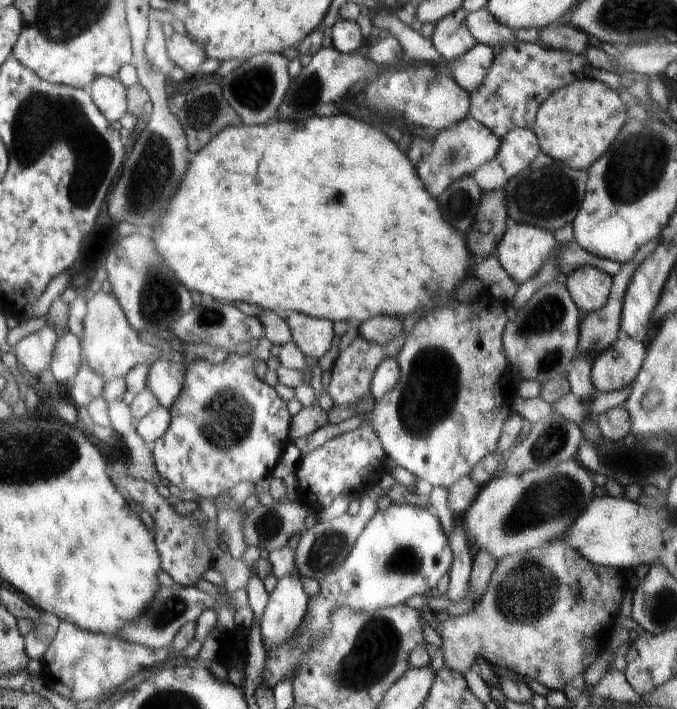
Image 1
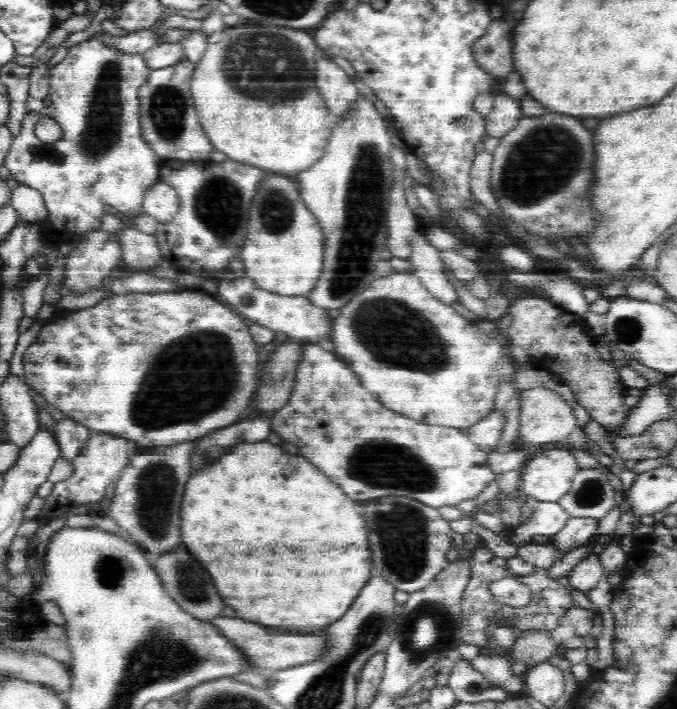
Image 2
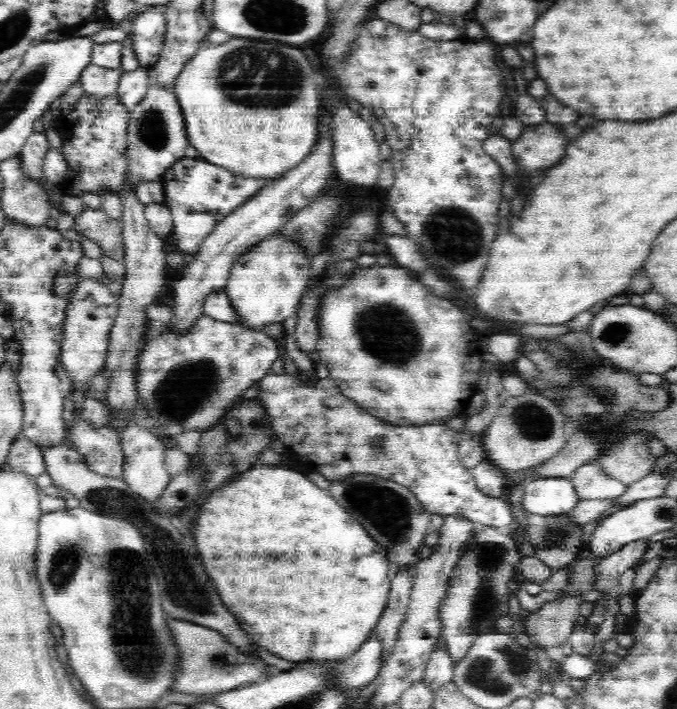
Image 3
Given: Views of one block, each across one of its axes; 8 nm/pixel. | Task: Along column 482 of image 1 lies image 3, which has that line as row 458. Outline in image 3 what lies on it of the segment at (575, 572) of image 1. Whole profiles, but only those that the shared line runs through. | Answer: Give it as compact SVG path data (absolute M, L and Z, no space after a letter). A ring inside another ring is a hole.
M634 431L626 435L618 444L608 446L602 452L602 456L596 460L592 460L592 464L602 468L602 471L610 478L614 478L622 482L626 487L651 473L652 468L656 464L656 459L650 454L650 446L648 440L651 439L650 434L644 431Z

